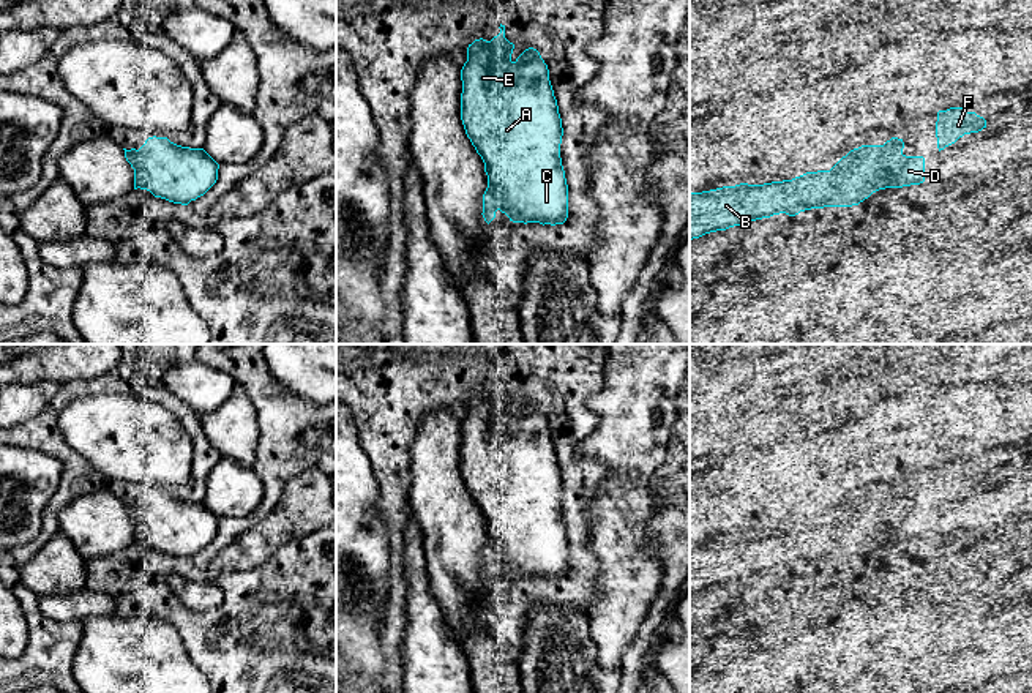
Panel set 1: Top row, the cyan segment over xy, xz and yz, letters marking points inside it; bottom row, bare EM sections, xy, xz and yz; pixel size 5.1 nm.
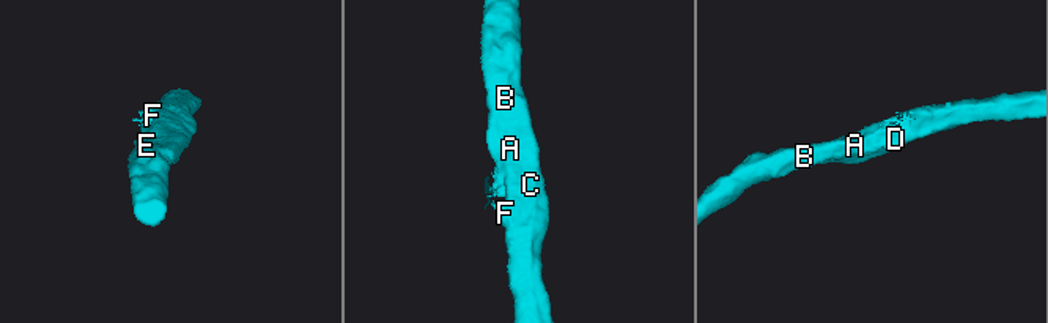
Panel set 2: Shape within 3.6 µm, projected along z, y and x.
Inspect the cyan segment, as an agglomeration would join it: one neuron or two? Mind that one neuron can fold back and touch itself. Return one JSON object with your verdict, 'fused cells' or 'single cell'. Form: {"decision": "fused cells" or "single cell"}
{"decision": "single cell"}

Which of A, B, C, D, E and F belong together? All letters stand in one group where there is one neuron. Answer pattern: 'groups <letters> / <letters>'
groups A B C D E F

